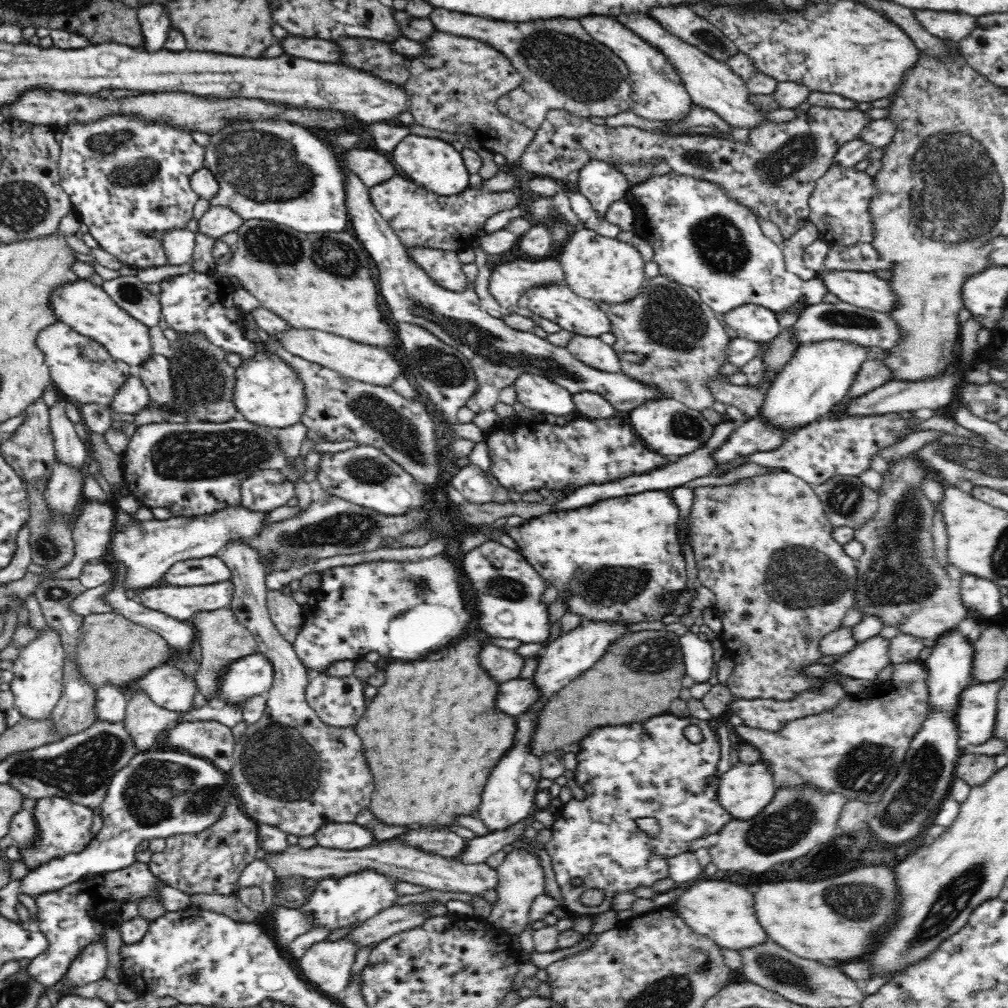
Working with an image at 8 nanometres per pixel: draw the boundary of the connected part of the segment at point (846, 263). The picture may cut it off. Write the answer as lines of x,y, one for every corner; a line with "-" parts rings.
858,244
856,248
831,246
825,257
825,266
831,271
874,272
878,268
886,270
880,251
874,245
870,246
870,244

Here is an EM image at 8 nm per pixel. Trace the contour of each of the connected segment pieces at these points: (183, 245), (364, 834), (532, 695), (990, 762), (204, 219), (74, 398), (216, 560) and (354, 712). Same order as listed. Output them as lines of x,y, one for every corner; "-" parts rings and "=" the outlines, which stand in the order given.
189,229
170,230
164,234
158,233
157,236
162,239
168,265
178,266
179,264
191,263
195,250
194,232
=
356,823
327,824
314,835
319,845
339,850
357,850
375,842
374,832
=
518,677
502,682
500,690
500,708
510,715
526,713
542,698
542,689
532,677
=
961,754
956,764
956,777
975,787
984,784
998,768
994,756
986,754
=
210,204
208,211
198,220
197,232
220,238
228,232
237,232
244,222
244,217
234,209
220,204
=
60,320
44,328
36,339
38,347
44,351
45,365
49,369
54,389
76,405
110,406
132,372
126,362
110,356
100,343
76,332
76,329
72,329
72,325
=
219,556
184,560
164,574
170,585
205,585
231,580
232,571
=
316,674
306,688
310,707
328,725
356,725
366,712
366,682
355,675
338,677

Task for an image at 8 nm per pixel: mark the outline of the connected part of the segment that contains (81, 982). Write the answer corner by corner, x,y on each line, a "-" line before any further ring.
106,942
90,944
78,959
69,964
66,972
66,984
70,991
79,986
88,986
105,978
108,959
106,955

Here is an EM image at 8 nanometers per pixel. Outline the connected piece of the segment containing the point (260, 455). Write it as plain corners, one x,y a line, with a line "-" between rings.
190,420
182,424
152,422
138,426
130,436
128,448
121,456
121,470
133,501
144,507
165,507
172,516
194,516
220,507
241,503
241,484
252,472
260,469
282,469
287,472
285,458
277,448
276,430
262,428
244,420
212,423

